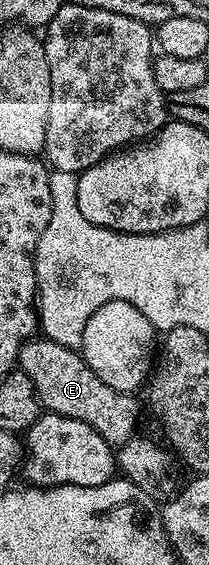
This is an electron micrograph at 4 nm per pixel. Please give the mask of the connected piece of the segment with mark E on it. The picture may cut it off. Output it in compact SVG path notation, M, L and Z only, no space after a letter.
M31 338L18 351L17 367L32 382L39 405L46 412L90 424L111 446L119 446L136 436L138 404L128 392L117 392L104 386L94 371L86 365L81 351L65 348L55 340Z

